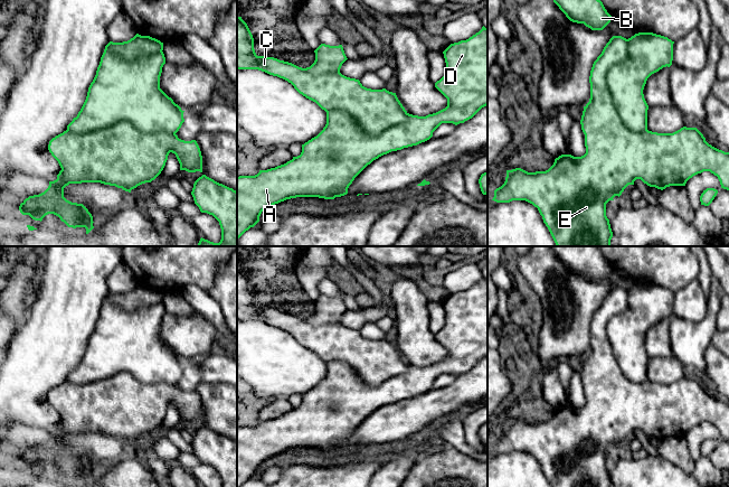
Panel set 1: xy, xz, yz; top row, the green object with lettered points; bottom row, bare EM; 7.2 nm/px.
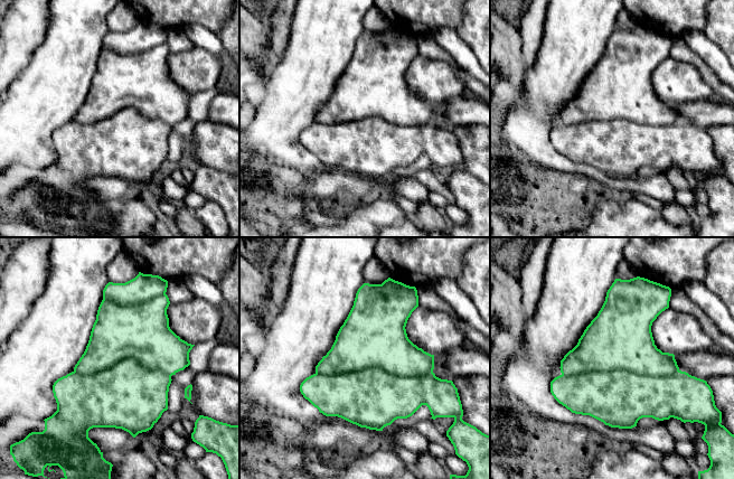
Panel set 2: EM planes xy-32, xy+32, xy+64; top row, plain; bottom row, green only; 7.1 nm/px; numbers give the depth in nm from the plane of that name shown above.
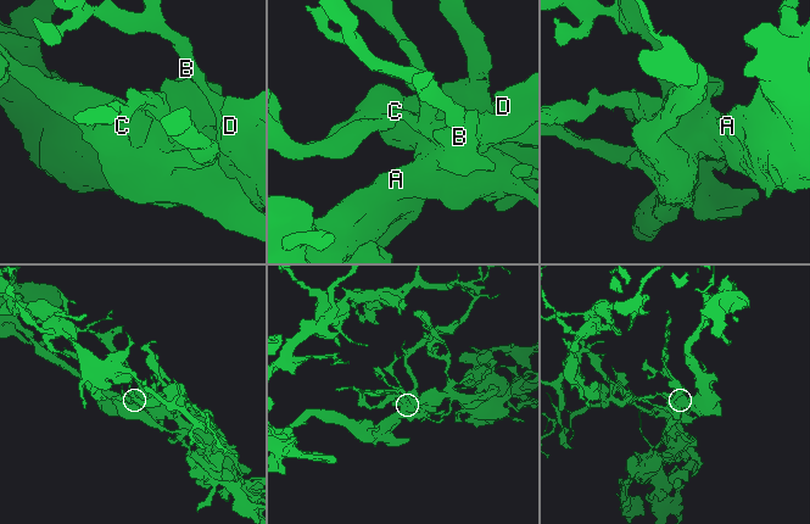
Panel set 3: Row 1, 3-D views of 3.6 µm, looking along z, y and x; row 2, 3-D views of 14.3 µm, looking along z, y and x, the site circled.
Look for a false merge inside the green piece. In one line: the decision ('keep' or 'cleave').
cleave

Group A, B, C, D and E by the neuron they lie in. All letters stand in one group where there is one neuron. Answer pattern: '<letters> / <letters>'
A B D / C E

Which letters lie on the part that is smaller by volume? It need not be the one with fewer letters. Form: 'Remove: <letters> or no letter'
Remove: C, E

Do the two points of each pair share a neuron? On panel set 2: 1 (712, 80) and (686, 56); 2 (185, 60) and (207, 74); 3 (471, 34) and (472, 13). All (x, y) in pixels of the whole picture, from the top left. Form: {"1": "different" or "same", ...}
{"1": "same", "2": "same", "3": "same"}

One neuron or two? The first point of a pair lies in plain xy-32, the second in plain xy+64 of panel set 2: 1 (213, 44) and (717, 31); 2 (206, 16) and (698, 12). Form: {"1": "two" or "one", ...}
{"1": "two", "2": "one"}

